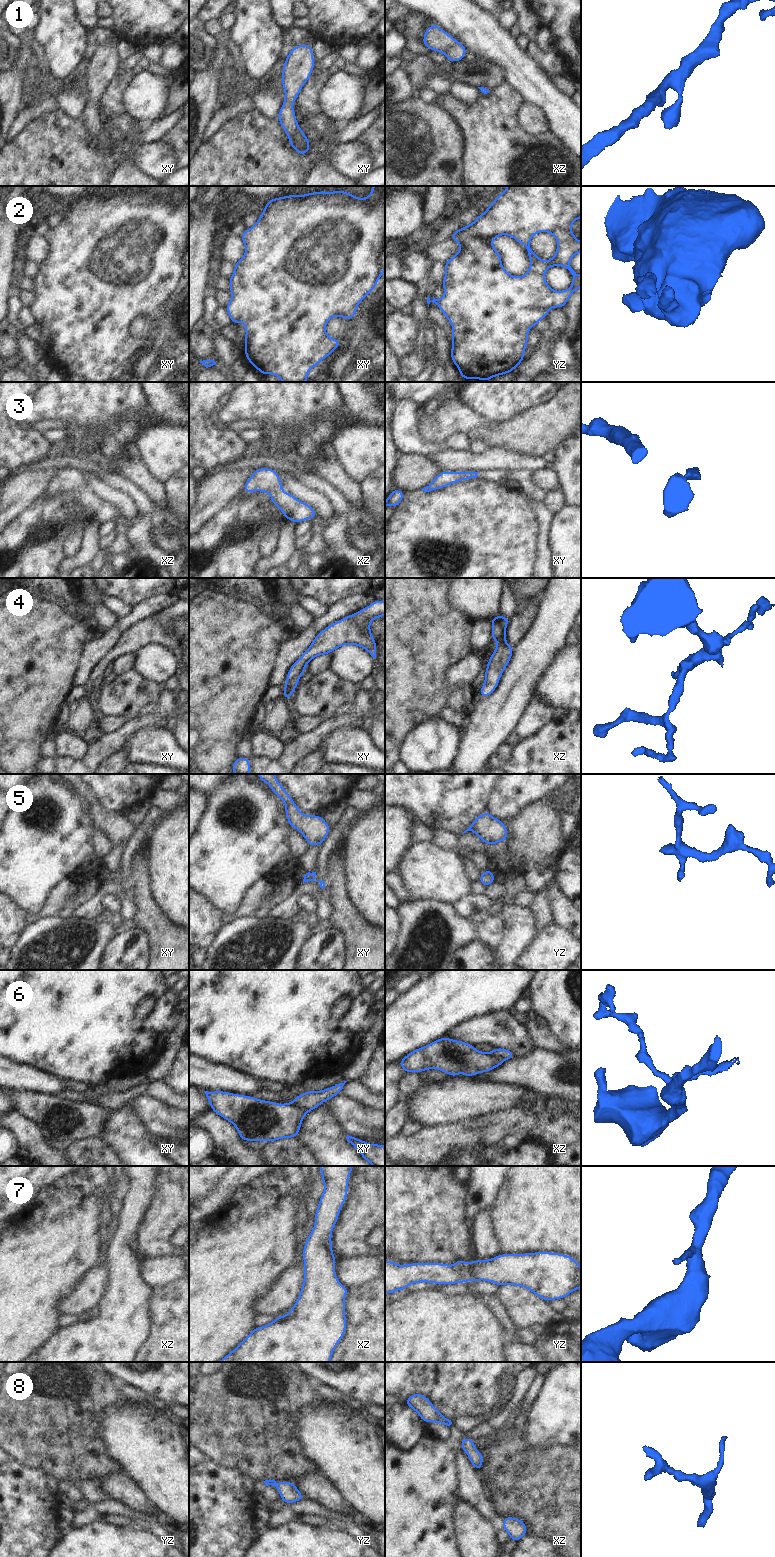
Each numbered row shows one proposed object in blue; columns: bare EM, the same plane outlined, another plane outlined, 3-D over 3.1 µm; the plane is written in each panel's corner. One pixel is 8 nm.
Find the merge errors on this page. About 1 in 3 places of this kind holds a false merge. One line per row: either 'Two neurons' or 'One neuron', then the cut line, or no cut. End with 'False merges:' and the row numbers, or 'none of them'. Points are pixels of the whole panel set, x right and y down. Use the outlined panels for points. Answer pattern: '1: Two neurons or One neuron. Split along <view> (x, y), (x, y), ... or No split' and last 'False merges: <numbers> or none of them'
1: One neuron. No split
2: One neuron. No split
3: One neuron. No split
4: One neuron. No split
5: One neuron. No split
6: Two neurons. Split along xy (292, 1103), (308, 1110)
7: Two neurons. Split along yz (456, 1265), (460, 1270), (461, 1282)
8: One neuron. No split
False merges: 6, 7

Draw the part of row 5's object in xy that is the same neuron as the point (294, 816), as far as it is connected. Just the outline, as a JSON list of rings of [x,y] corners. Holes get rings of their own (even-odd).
[[[257,774],[272,789],[273,793],[285,803],[285,814],[292,829],[298,829],[307,840],[309,847],[322,845],[331,831],[328,823],[319,815],[304,815],[284,787],[277,781],[275,774]]]

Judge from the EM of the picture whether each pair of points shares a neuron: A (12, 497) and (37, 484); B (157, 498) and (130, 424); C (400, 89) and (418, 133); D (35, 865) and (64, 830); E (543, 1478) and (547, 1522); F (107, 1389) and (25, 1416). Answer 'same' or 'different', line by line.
A: same
B: different
C: different
D: same
E: same
F: same

